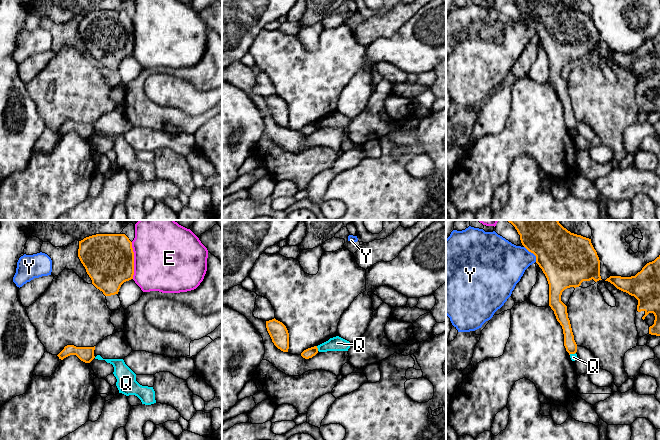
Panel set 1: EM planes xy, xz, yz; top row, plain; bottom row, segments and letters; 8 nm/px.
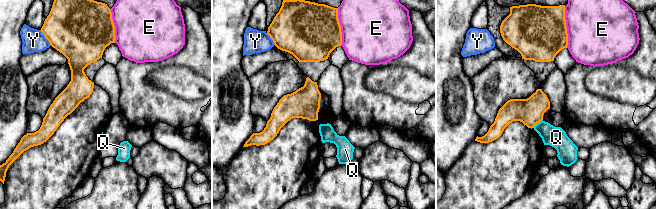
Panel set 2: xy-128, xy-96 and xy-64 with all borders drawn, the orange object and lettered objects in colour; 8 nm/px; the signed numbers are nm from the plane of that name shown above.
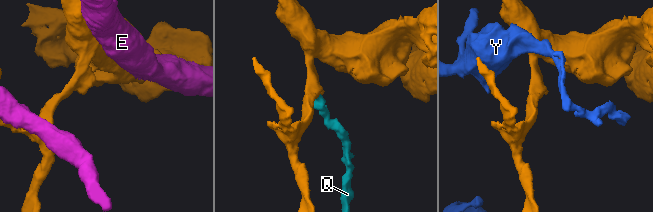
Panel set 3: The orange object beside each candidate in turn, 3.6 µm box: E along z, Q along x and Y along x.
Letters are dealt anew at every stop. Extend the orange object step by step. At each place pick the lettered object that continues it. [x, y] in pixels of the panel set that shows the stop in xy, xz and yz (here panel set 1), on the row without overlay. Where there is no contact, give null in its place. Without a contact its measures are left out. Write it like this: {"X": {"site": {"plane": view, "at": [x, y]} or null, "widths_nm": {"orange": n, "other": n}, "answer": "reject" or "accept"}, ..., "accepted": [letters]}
{"E": {"site": {"plane": "xy", "at": [133, 36]}, "widths_nm": {"orange": 400, "other": 500}, "answer": "reject"}, "Q": {"site": {"plane": "xz", "at": [317, 124]}, "widths_nm": {"orange": 80, "other": 120}, "answer": "reject"}, "Y": {"site": {"plane": "yz", "at": [532, 28]}, "widths_nm": {"orange": 400, "other": 360}, "answer": "reject"}, "accepted": []}

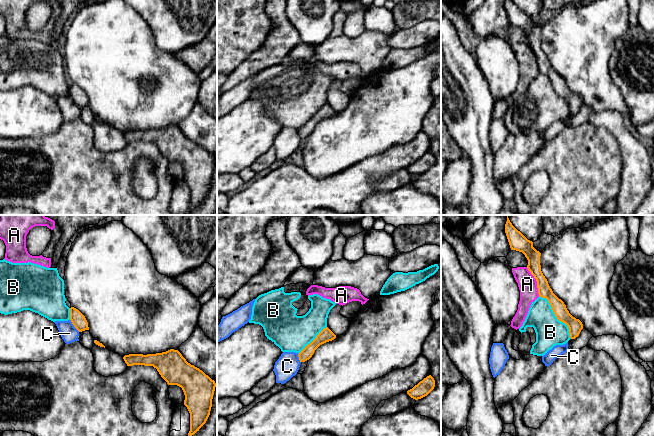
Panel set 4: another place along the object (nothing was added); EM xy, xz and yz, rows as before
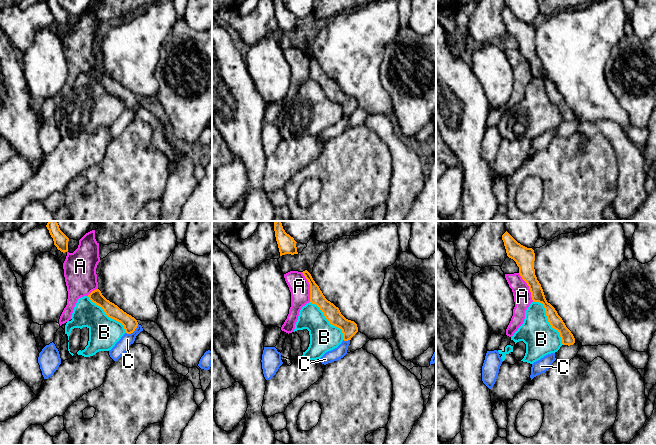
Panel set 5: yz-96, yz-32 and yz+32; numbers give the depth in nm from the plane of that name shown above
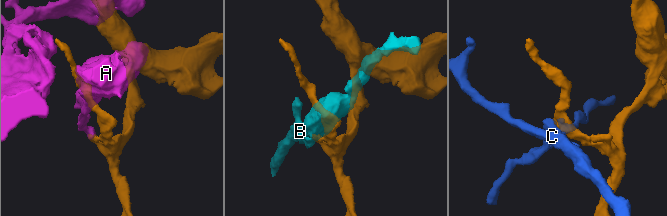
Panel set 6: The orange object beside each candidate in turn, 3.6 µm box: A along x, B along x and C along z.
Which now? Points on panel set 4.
{"A": {"site": {"plane": "yz", "at": [536, 56]}, "widths_nm": {"orange": 110, "other": 150}, "answer": "reject"}, "B": {"site": {"plane": "yz", "at": [555, 91]}, "widths_nm": {"orange": 120, "other": 220}, "answer": "reject"}, "C": {"site": {"plane": "xy", "at": [73, 100]}, "widths_nm": {"orange": 120, "other": 140}, "answer": "reject"}, "accepted": []}

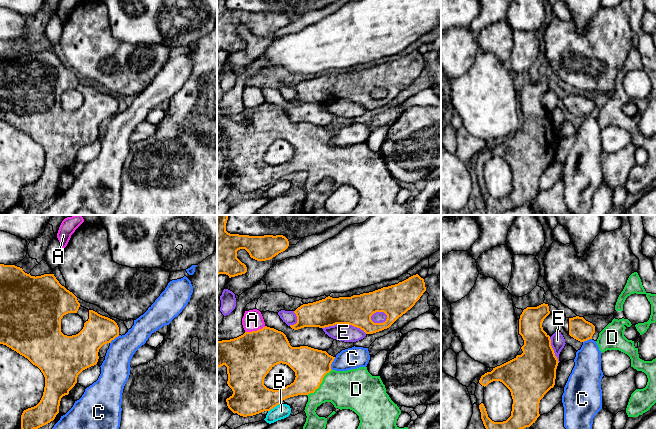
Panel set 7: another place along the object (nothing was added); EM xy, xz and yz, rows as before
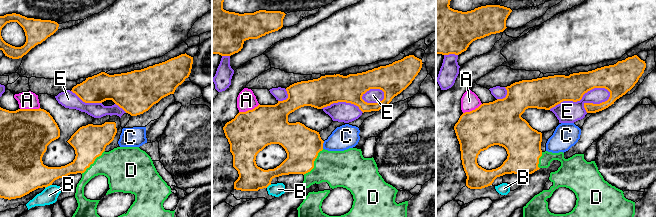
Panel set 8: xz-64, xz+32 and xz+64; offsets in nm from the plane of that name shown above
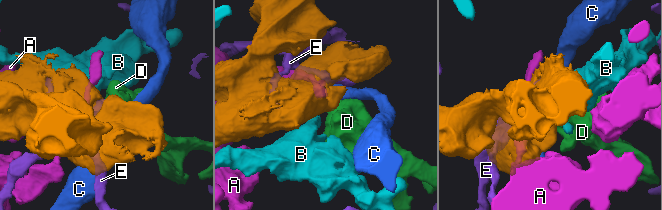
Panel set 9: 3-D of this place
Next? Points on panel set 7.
{"A": {"site": {"plane": "xz", "at": [255, 107]}, "widths_nm": {"orange": 380, "other": 160}, "answer": "reject"}, "B": {"site": {"plane": "xz", "at": [273, 183]}, "widths_nm": {"orange": 300, "other": 120}, "answer": "reject"}, "C": {"site": {"plane": "xz", "at": [331, 139]}, "widths_nm": {"orange": 280, "other": 180}, "answer": "reject"}, "D": {"site": {"plane": "xz", "at": [320, 159]}, "widths_nm": {"orange": 280, "other": 320}, "answer": "accept"}, "E": {"site": {"plane": "xz", "at": [344, 99]}, "widths_nm": {"orange": 240, "other": 140}, "answer": "reject"}, "accepted": ["D"]}

